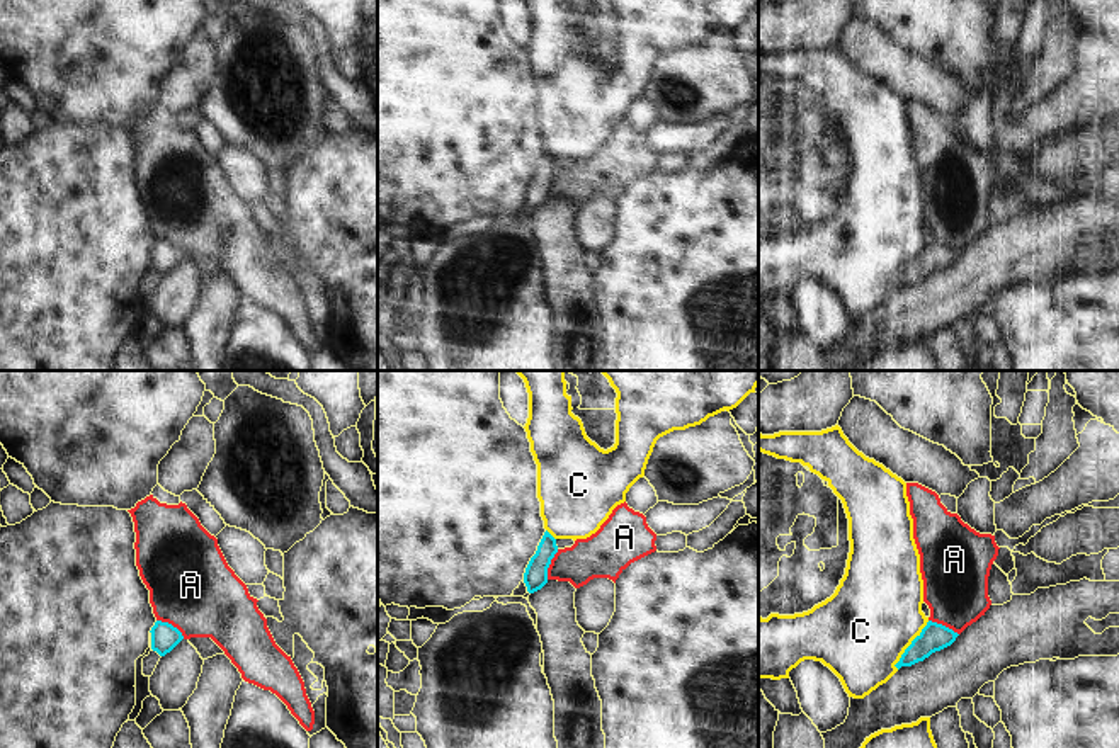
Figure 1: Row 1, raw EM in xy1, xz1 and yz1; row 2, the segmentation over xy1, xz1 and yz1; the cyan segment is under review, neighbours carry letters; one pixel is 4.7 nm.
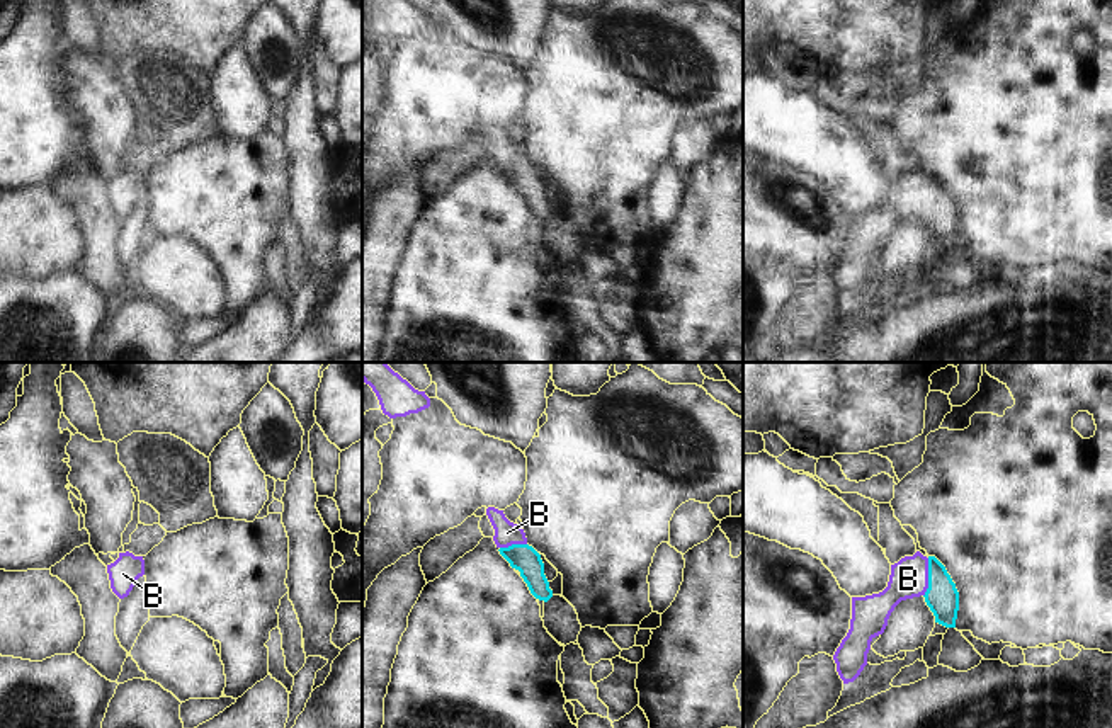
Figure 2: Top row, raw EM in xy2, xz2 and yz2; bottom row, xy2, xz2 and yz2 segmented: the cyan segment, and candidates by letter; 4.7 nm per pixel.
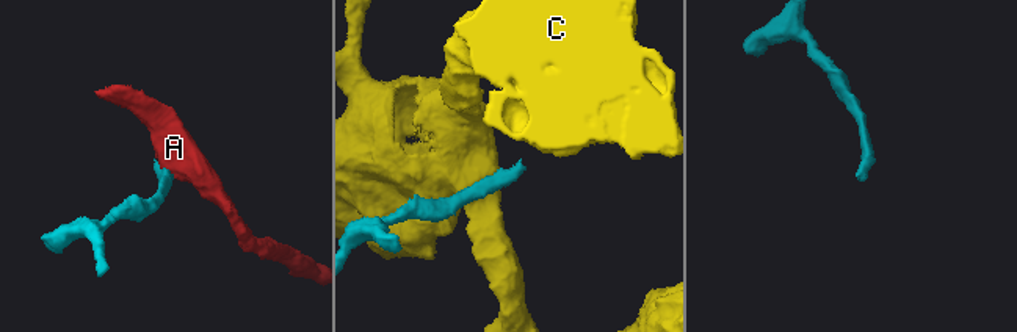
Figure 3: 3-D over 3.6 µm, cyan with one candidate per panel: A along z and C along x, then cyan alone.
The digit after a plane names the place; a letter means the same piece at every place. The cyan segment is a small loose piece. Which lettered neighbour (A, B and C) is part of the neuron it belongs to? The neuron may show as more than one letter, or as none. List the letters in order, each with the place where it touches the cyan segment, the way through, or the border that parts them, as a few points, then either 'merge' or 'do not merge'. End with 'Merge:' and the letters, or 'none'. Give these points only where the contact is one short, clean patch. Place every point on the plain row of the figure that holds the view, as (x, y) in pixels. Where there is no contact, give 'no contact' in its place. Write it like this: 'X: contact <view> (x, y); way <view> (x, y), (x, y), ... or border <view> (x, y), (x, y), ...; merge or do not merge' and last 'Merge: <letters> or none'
A: contact xy1 (170, 243); border xy1 (157, 238), (170, 242), (184, 257); do not merge
B: contact yz2 (929, 196); way yz2 (942, 216), (929, 196), (908, 198); merge
C: contact yz1 (910, 264); do not merge
Merge: B

